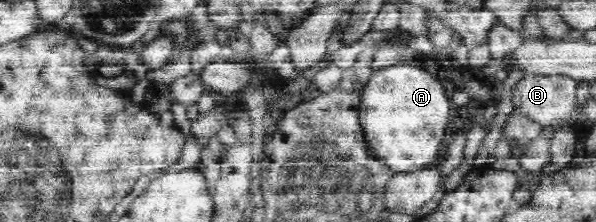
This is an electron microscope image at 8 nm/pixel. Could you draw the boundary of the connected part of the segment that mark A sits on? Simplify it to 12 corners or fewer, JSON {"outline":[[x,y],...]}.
{"outline":[[406,62],[363,88],[366,145],[391,173],[434,164],[453,105]]}

